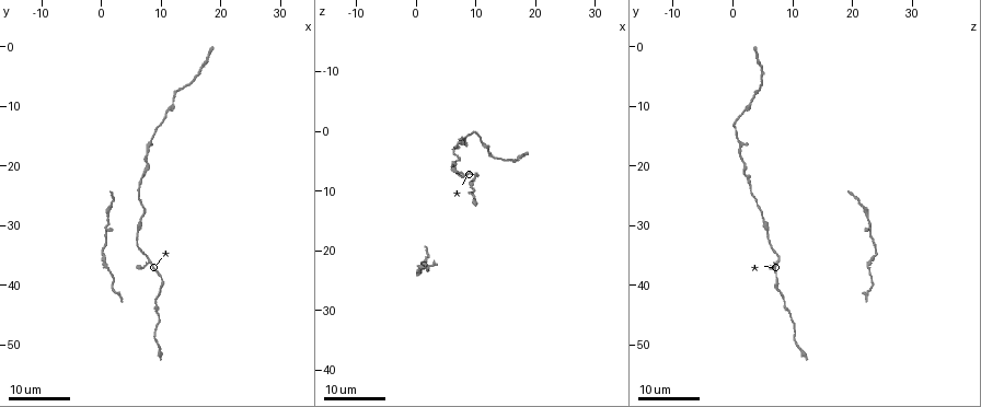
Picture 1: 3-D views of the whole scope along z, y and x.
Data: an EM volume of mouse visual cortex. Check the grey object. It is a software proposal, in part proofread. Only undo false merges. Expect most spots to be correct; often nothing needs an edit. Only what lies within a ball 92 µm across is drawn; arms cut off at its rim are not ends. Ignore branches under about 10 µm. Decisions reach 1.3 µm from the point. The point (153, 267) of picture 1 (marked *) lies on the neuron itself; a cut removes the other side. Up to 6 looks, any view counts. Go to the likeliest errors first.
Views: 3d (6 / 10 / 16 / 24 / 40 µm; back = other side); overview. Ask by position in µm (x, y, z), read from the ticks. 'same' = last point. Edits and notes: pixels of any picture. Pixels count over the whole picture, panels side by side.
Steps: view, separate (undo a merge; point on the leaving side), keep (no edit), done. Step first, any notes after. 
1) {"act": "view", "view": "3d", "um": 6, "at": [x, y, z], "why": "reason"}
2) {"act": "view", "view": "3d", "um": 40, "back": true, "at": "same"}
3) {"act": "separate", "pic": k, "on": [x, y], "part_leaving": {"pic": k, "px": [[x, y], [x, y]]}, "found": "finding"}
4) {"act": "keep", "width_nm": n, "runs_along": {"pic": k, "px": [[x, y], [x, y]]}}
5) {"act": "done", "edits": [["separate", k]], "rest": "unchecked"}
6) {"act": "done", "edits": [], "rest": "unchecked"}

{"act": "view", "view": "3d", "um": 16, "at": [8.0, 16.0, 1.0], "why": "calibre changes"}

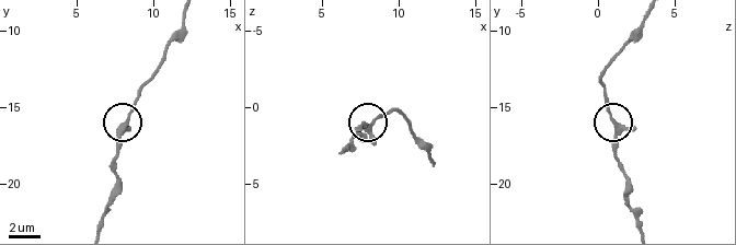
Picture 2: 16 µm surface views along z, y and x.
{"act": "view", "view": "3d", "um": 10, "at": [8.4, 16.0, 1.0]}

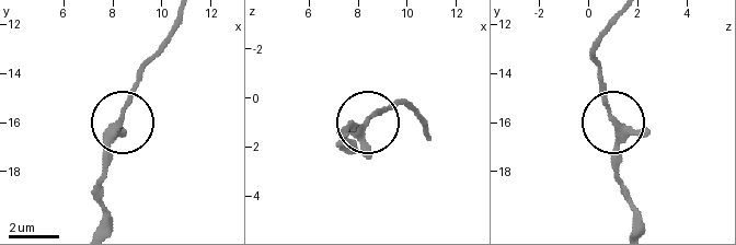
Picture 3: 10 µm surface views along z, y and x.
{"act": "keep", "width_nm": 250, "runs_along": {"pic": 3, "px": [[636, 225], [620, 175], [620, 138], [607, 88], [590, 58]]}, "found": "one neuron here"}

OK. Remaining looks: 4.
{"act": "view", "view": "3d", "um": 24, "at": [6.5, 30.0, 5.0], "why": "thick turns thin"}

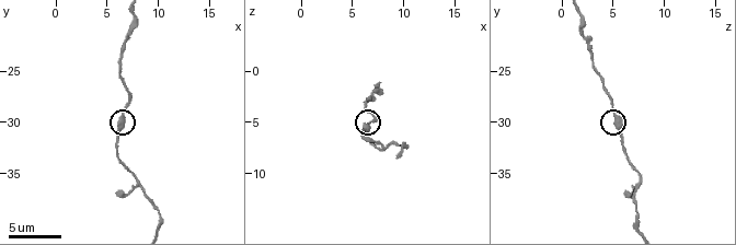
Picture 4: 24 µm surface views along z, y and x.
{"act": "view", "view": "3d", "um": 10, "at": [6.4, 29.6, 5.4]}

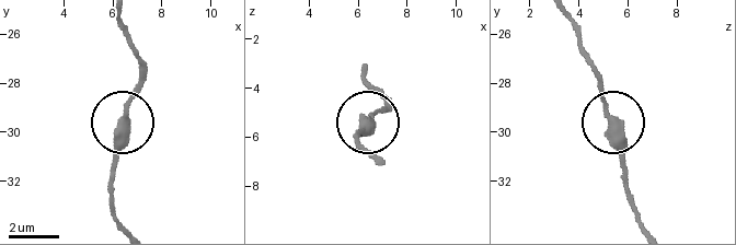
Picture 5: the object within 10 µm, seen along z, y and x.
{"act": "view", "view": "3d", "um": 6, "at": [6.5, 29.6, 5.3]}

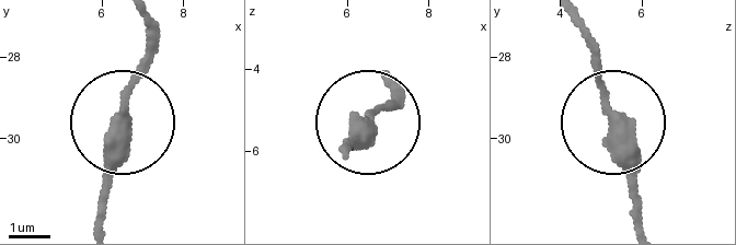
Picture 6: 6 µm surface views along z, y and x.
{"act": "keep", "width_nm": 350, "runs_along": {"pic": 6, "px": [[102, 220], [102, 167], [154, 25]]}, "found": "all the same neuron"}

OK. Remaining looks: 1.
{"act": "done", "edits": [], "rest": "unchecked"}

